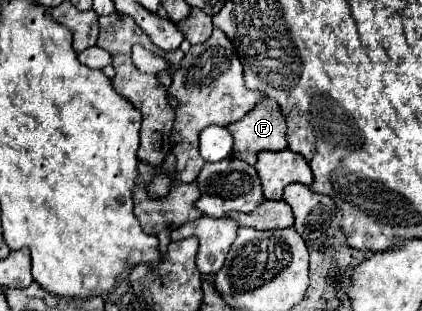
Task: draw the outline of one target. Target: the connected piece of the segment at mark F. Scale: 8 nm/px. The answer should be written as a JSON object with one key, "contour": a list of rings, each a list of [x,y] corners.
{"contour":[[[262,98],[244,118],[228,124],[228,130],[234,138],[232,156],[248,164],[254,164],[256,154],[262,150],[288,148],[284,116],[270,98]]]}

